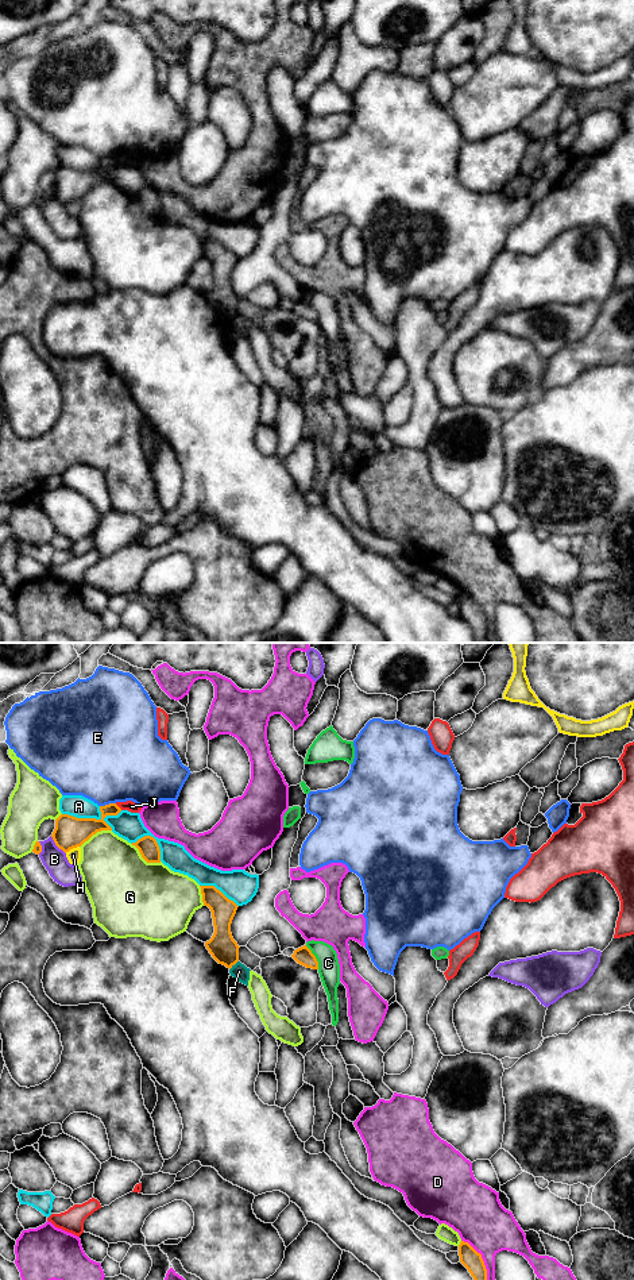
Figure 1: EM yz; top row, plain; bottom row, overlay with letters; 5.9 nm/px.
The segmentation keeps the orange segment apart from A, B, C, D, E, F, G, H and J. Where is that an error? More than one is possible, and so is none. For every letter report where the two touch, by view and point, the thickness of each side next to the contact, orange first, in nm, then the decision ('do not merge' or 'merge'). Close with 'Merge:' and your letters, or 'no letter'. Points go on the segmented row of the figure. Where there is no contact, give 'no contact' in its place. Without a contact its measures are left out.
A: contact yz (92, 818); calibres 190 and 130 nm; do not merge
B: contact yz (57, 845); calibres 190 and 140 nm; do not merge
C: contact yz (314, 957); calibres 110 and 130 nm; do not merge
D: contact yz (480, 1257); calibres 120 and 320 nm; do not merge
E: contact yz (107, 805); calibres 170 and 480 nm; do not merge
F: contact yz (234, 964); calibres 170 and 90 nm; do not merge
G: contact yz (145, 859); calibres 120 and 460 nm; do not merge
H: contact yz (72, 848); calibres 190 and 80 nm; do not merge
J: contact yz (118, 806); calibres 140 and 70 nm; do not merge
Merge: no letter

